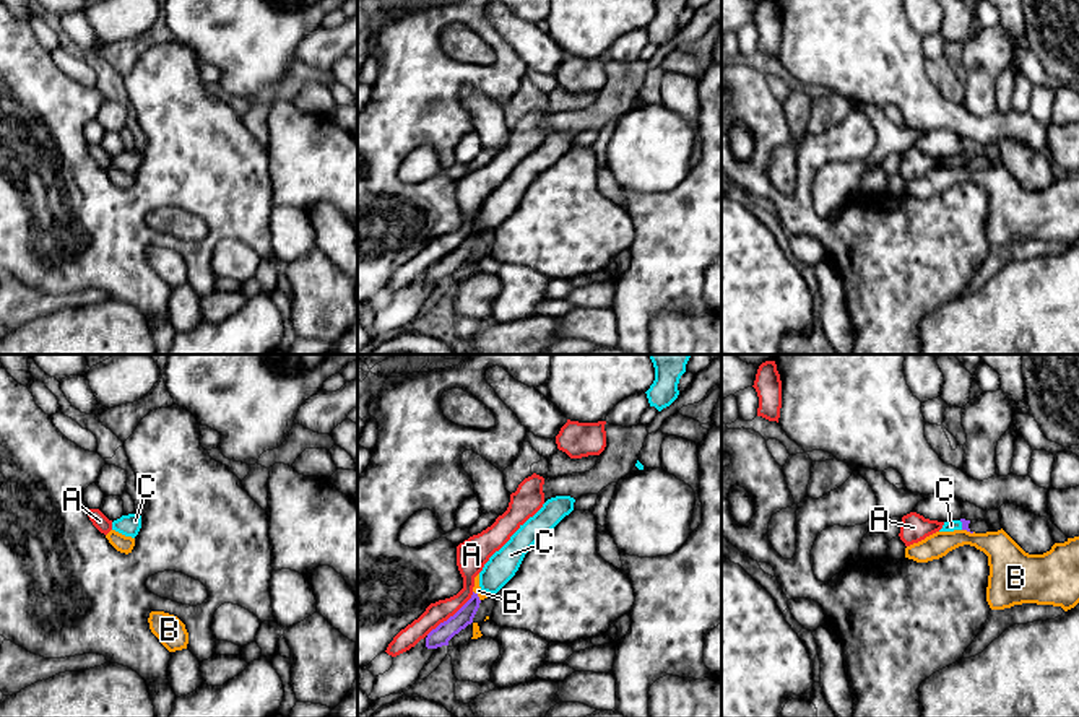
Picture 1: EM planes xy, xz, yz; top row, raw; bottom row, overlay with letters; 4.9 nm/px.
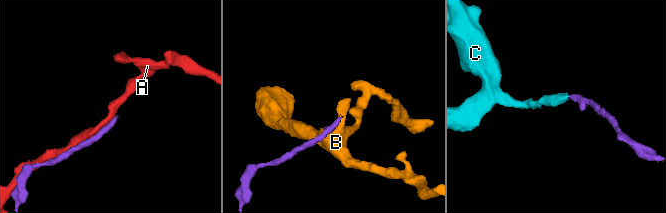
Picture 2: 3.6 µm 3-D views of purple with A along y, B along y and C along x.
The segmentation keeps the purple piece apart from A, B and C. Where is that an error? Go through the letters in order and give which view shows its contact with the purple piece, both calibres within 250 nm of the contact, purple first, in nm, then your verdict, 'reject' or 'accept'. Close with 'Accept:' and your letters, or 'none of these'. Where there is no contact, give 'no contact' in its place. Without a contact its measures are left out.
A: meets purple in xz; 90 nm thick on the purple side, 110 nm on the other; reject
B: meets purple in xz; 90 nm thick on the purple side, 50 nm on the other; reject
C: meets purple in yz; 30 nm thick on the purple side, 60 nm on the other; accept
Accept: C

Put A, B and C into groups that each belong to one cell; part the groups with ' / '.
A / B / C

